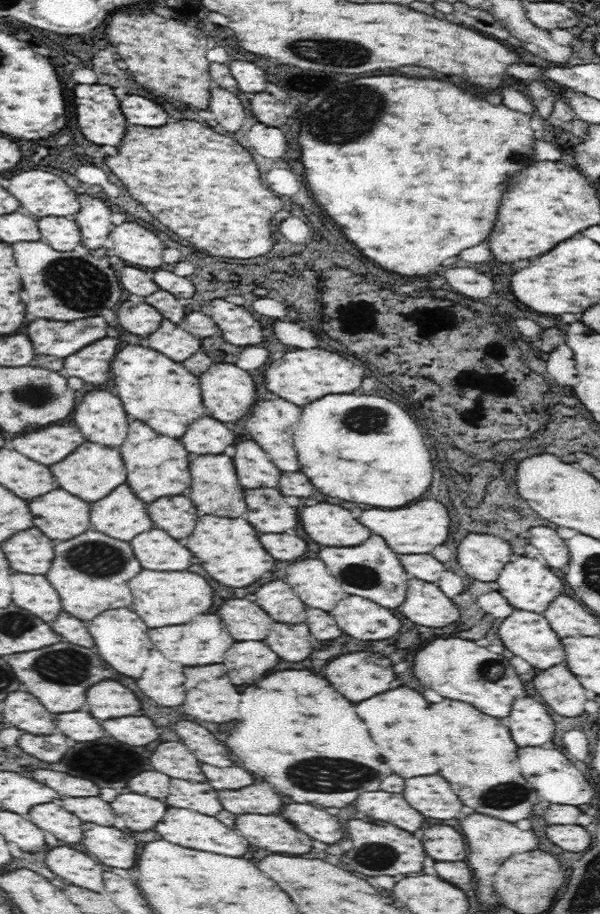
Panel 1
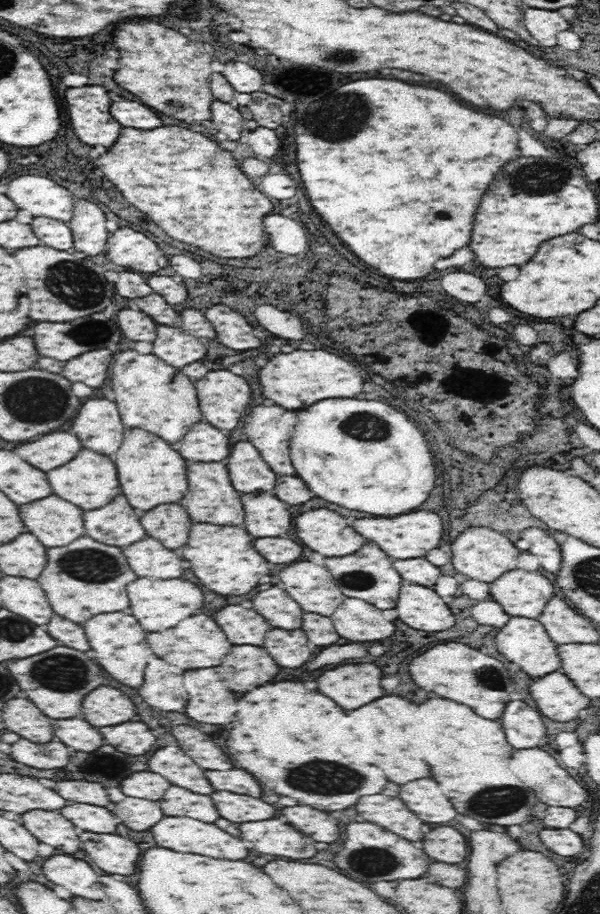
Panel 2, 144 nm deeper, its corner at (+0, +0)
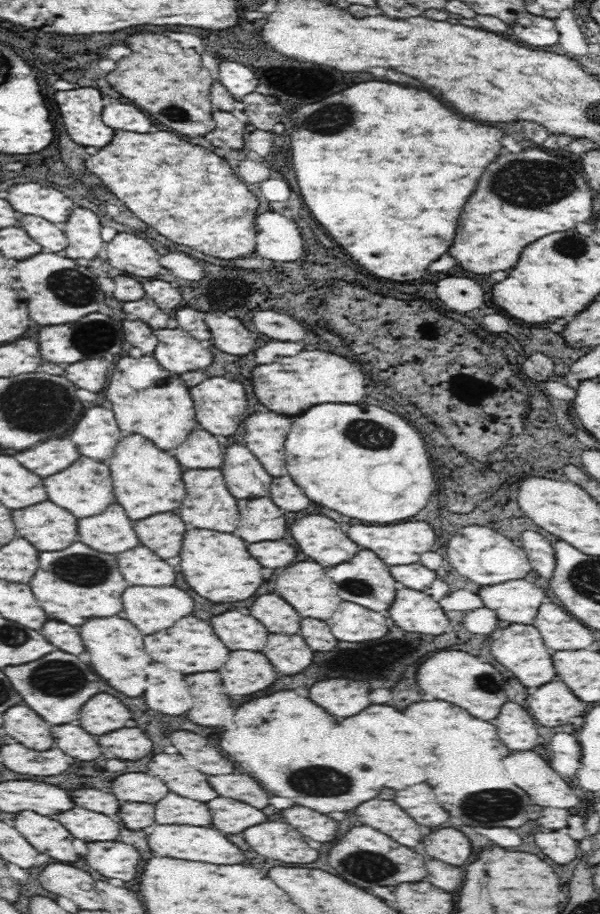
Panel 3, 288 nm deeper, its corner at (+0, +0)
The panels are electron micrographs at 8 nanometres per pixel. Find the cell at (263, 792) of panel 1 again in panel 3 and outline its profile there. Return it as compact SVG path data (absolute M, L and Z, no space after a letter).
M224 796L210 800L208 808L212 812L214 828L220 830L224 836L226 834L242 834L242 830L246 830L248 826L266 822L266 816L260 810L256 810L244 802L224 798Z

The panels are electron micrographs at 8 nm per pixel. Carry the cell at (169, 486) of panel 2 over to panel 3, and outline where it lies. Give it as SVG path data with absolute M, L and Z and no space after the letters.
M130 434L120 440L114 456L106 460L106 466L112 474L116 504L126 510L132 522L144 520L160 512L178 512L178 508L188 496L184 484L184 468L178 464L178 460L140 434Z

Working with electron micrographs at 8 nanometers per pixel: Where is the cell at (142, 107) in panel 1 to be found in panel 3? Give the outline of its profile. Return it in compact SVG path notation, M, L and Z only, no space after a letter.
M110 104L102 112L102 120L106 126L114 130L128 130L128 132L150 132L152 122L150 118L136 106L130 104Z

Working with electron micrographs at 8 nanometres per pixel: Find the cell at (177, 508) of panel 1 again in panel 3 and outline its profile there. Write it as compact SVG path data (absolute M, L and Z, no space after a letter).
M160 512L144 520L134 522L134 530L140 538L140 546L148 546L162 560L180 556L186 524L178 512Z

